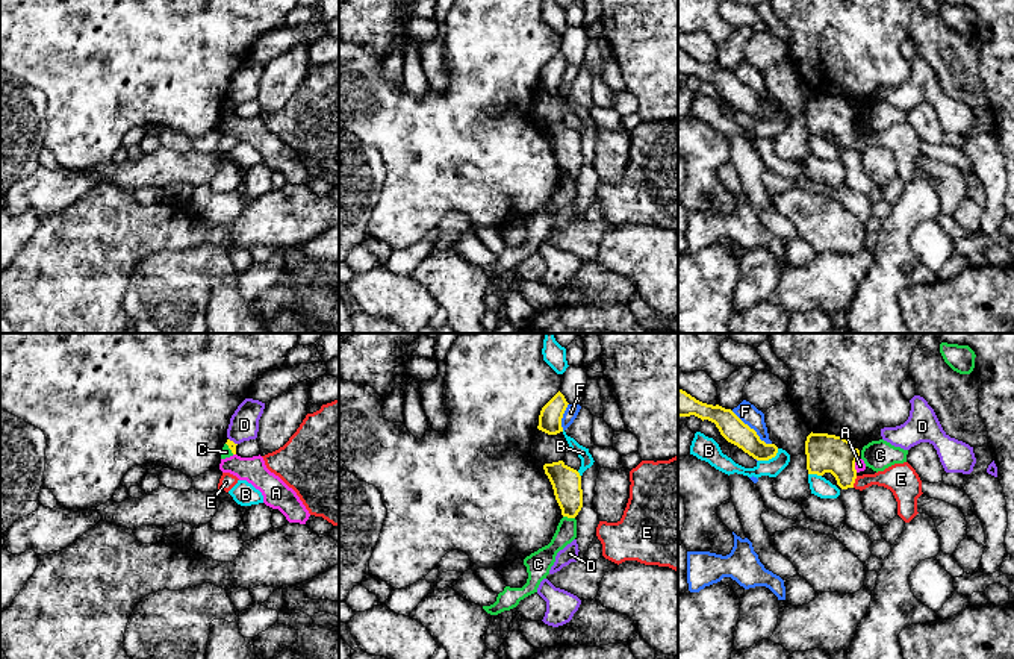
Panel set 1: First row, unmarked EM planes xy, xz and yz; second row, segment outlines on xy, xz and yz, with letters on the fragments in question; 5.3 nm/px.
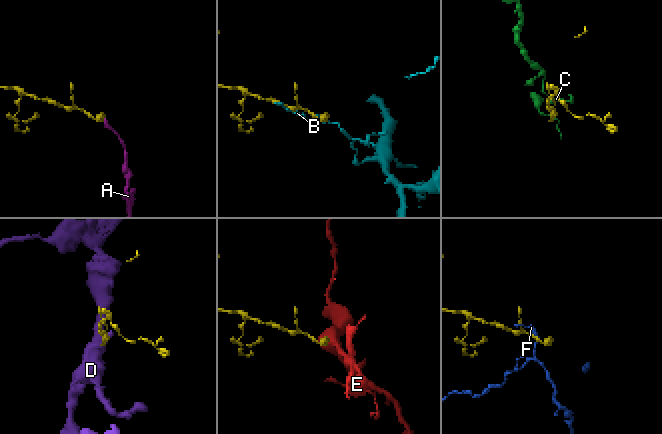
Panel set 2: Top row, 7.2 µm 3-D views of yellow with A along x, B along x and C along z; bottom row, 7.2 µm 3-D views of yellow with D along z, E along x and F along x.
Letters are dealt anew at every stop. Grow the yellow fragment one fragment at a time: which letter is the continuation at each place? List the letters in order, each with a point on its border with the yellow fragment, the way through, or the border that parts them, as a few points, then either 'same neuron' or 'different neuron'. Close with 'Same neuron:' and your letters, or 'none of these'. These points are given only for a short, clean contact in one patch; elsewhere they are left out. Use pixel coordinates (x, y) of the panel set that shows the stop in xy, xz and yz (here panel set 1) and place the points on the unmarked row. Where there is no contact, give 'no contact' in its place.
A: contact yz (854, 128); border yz (857, 121), (855, 132); different neuron
B: contact yz (769, 118); different neuron
C: contact xz (569, 178); border xz (563, 176), (574, 179); different neuron
D: contact xy (232, 102); border xy (229, 99), (236, 105); different neuron
E: contact yz (854, 143); way yz (825, 114), (854, 143), (901, 140); same neuron
F: contact yz (752, 90); border yz (731, 71), (762, 100), (771, 105); different neuron
Same neuron: E

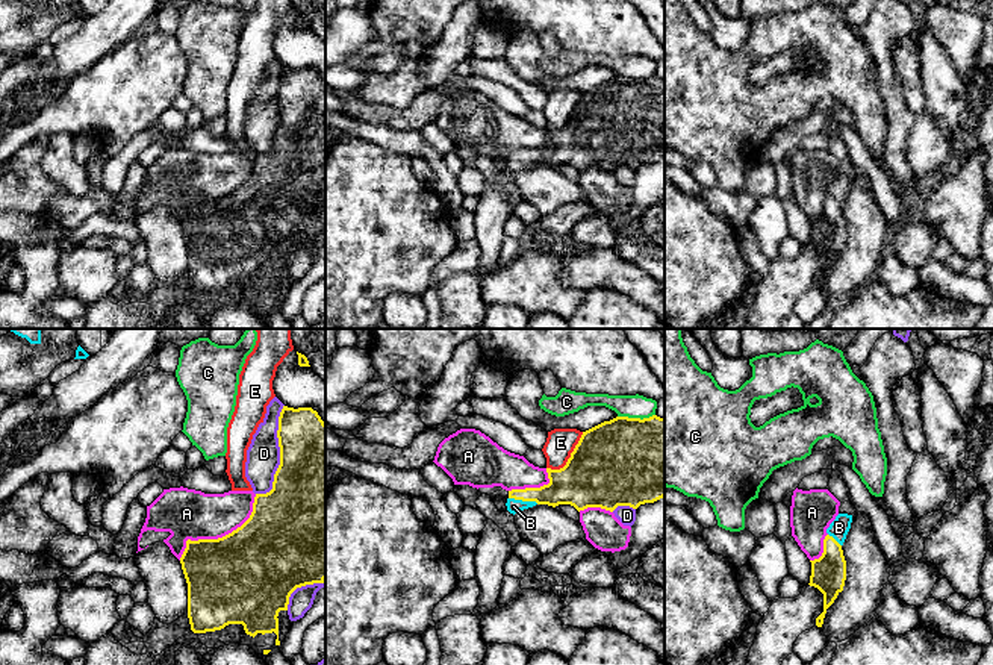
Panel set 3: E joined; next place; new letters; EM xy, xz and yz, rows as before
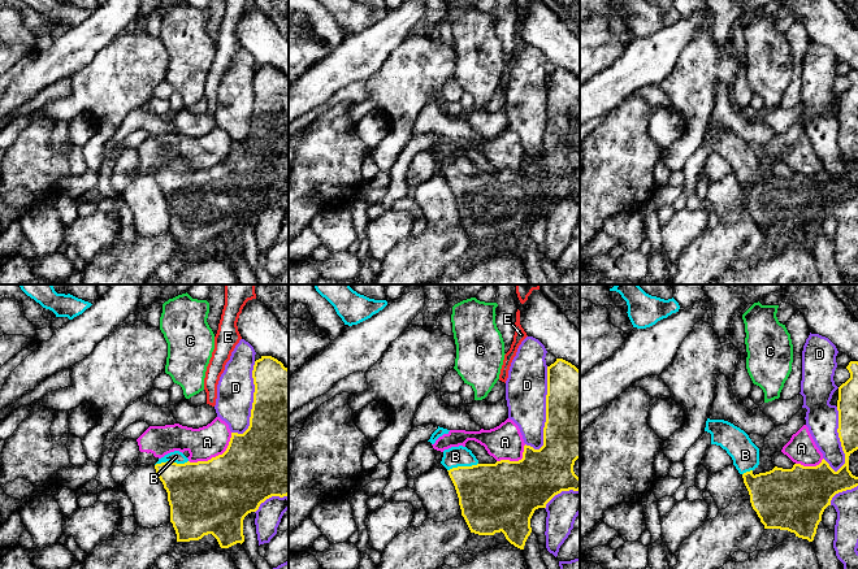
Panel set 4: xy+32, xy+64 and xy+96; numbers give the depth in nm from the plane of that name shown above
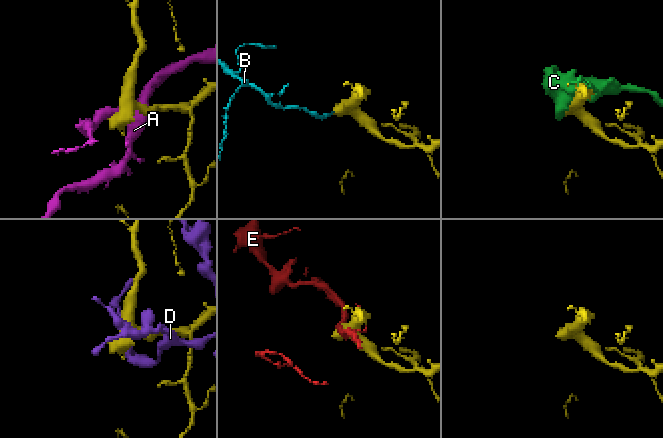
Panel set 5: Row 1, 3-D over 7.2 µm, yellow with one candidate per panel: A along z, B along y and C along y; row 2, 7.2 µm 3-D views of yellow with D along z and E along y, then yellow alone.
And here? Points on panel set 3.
A: contact xy (220, 199); different neuron
B: contact xz (524, 161); way xz (568, 146), (553, 155), (524, 161), (513, 167); same neuron
C: contact xz (636, 79); different neuron
D: contact xy (280, 115); different neuron
E: contact xz (569, 118); different neuron
Same neuron: B

